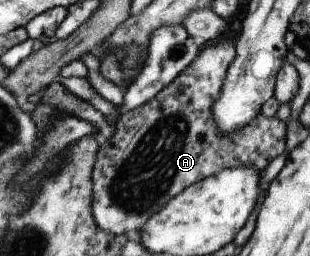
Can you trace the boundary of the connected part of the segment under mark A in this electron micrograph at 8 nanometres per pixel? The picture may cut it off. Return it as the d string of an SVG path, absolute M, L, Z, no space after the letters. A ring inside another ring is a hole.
M222 37L204 46L198 52L198 57L168 87L164 87L146 105L122 115L118 123L114 124L114 135L100 142L98 157L92 170L92 213L100 229L116 236L140 230L154 213L158 213L168 201L193 183L228 168L254 167L260 173L271 161L284 153L287 127L286 122L278 118L256 116L246 127L232 135L222 135L216 128L212 105L220 97L220 89L234 56L235 42L229 37Z

